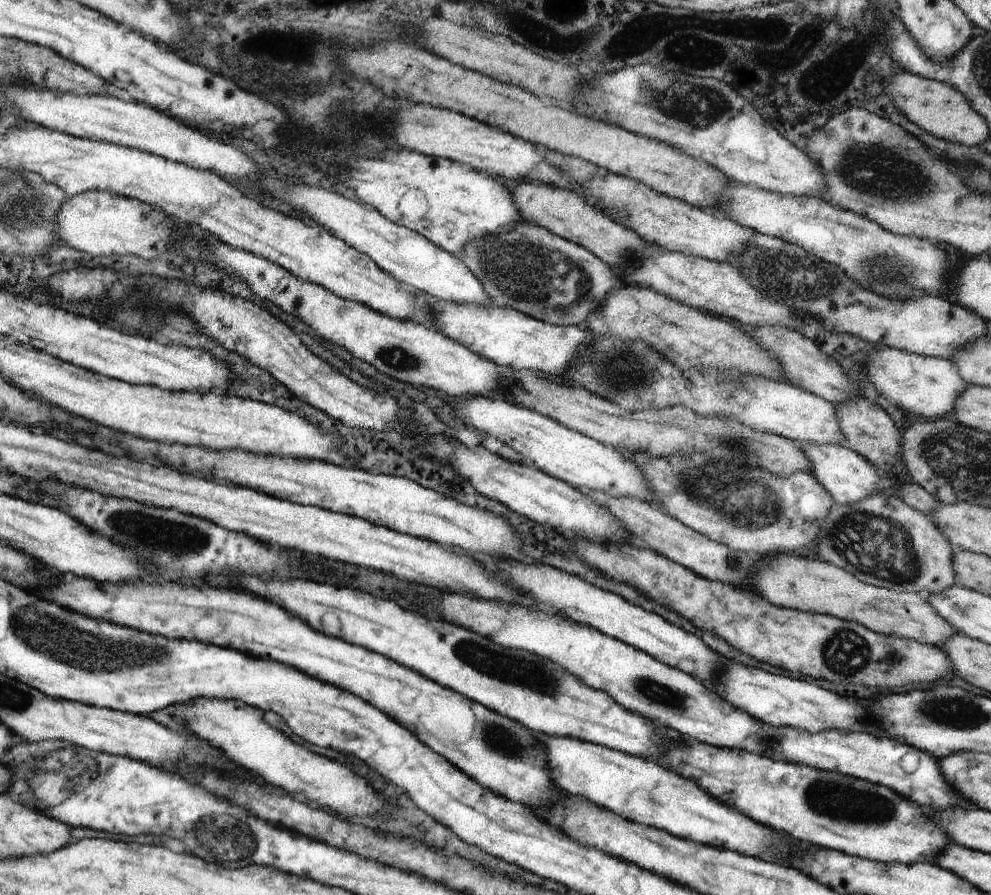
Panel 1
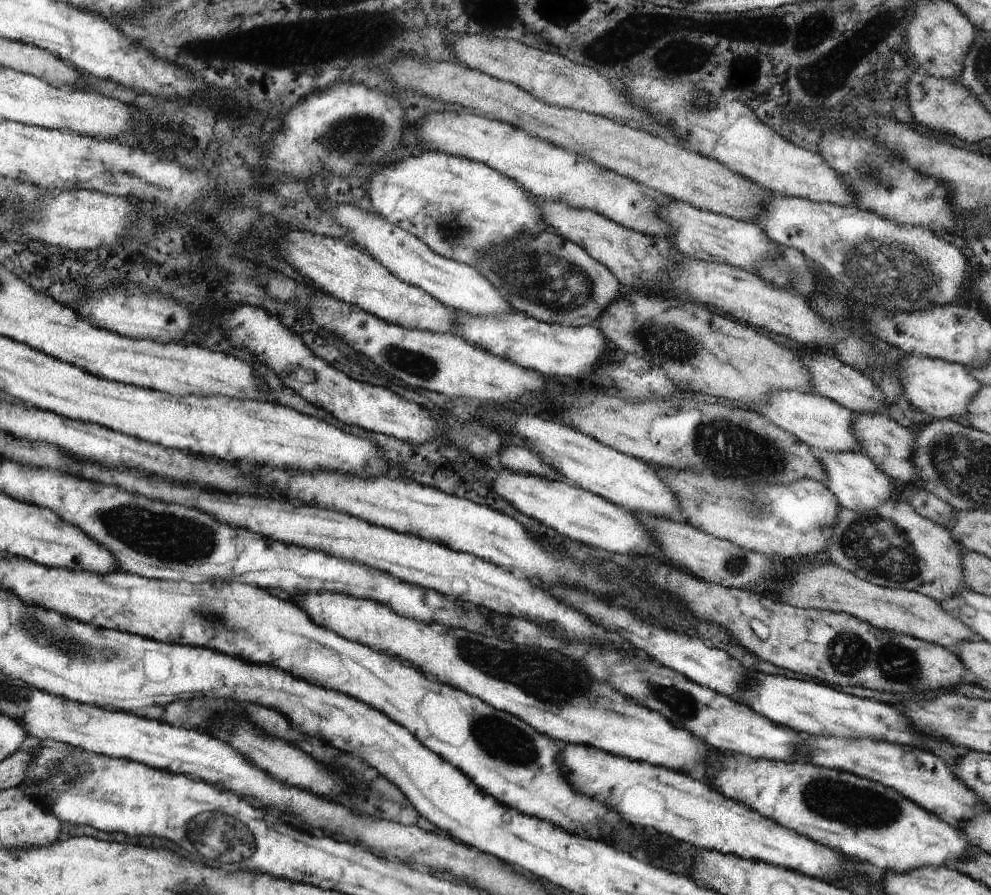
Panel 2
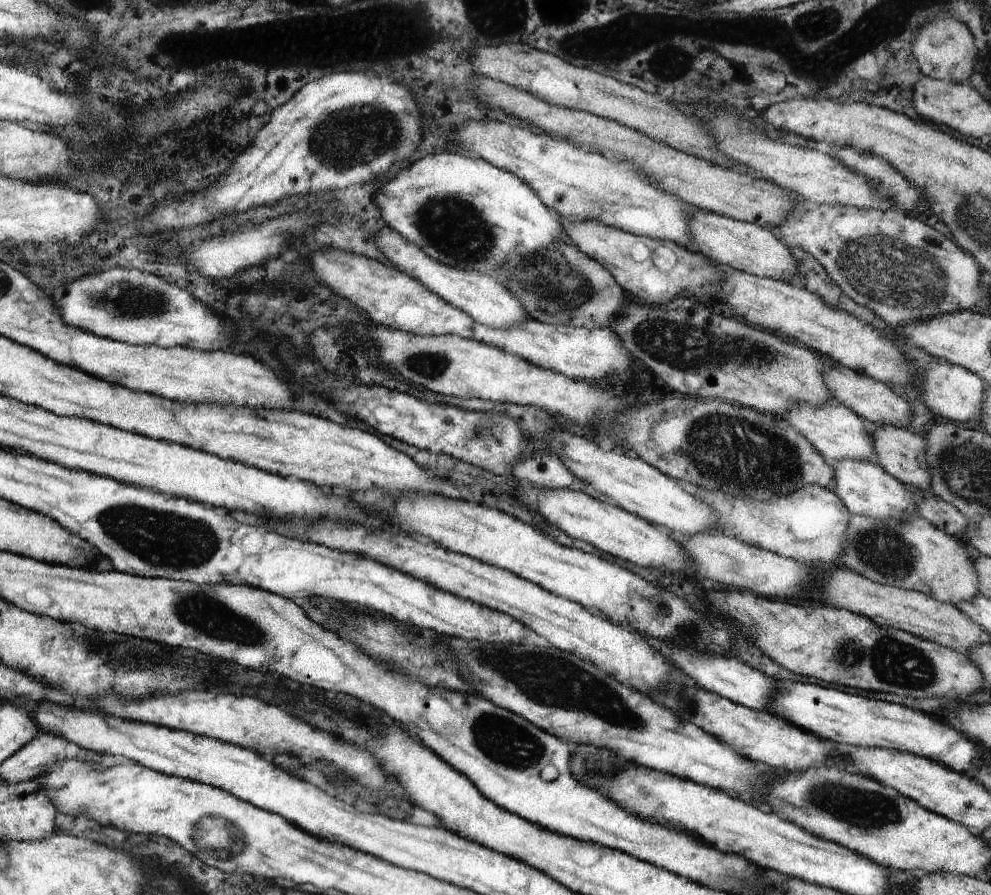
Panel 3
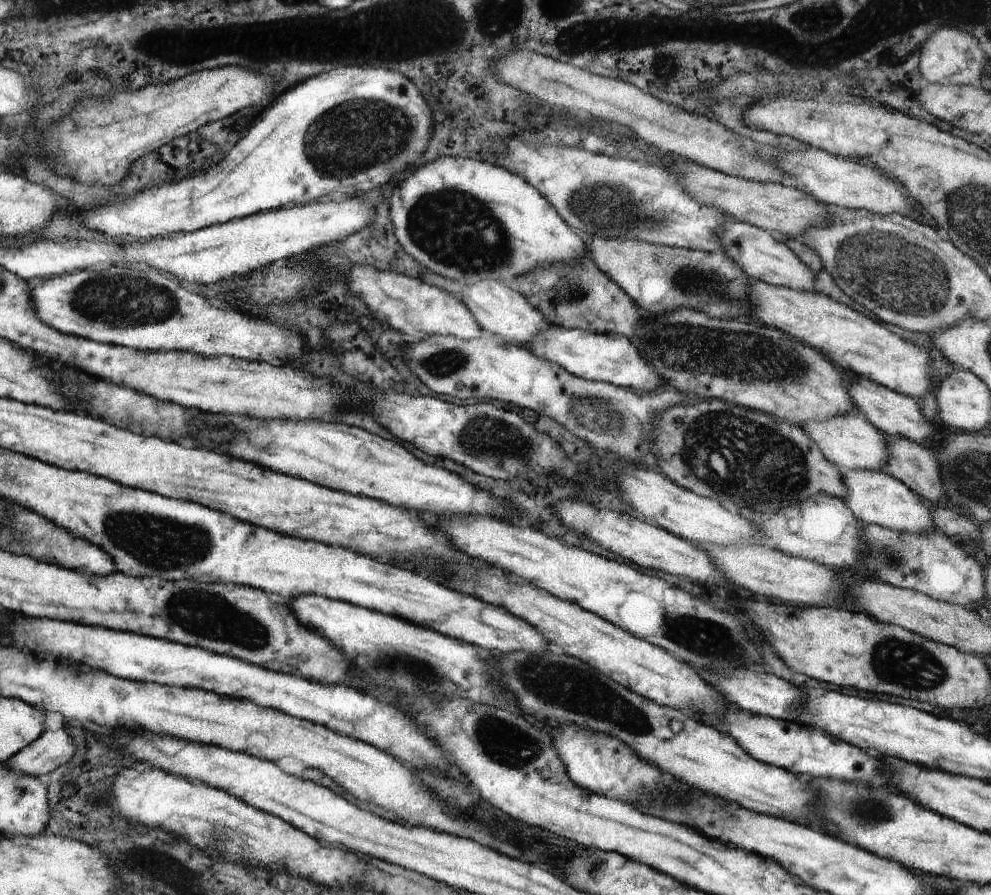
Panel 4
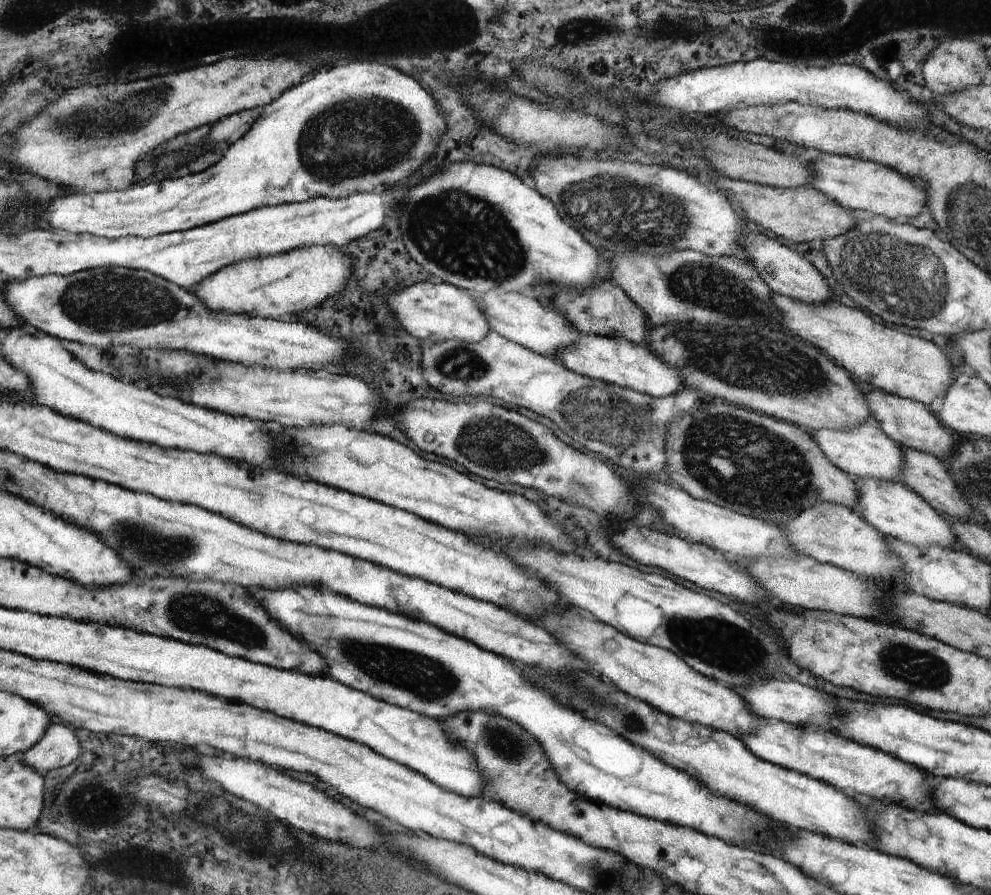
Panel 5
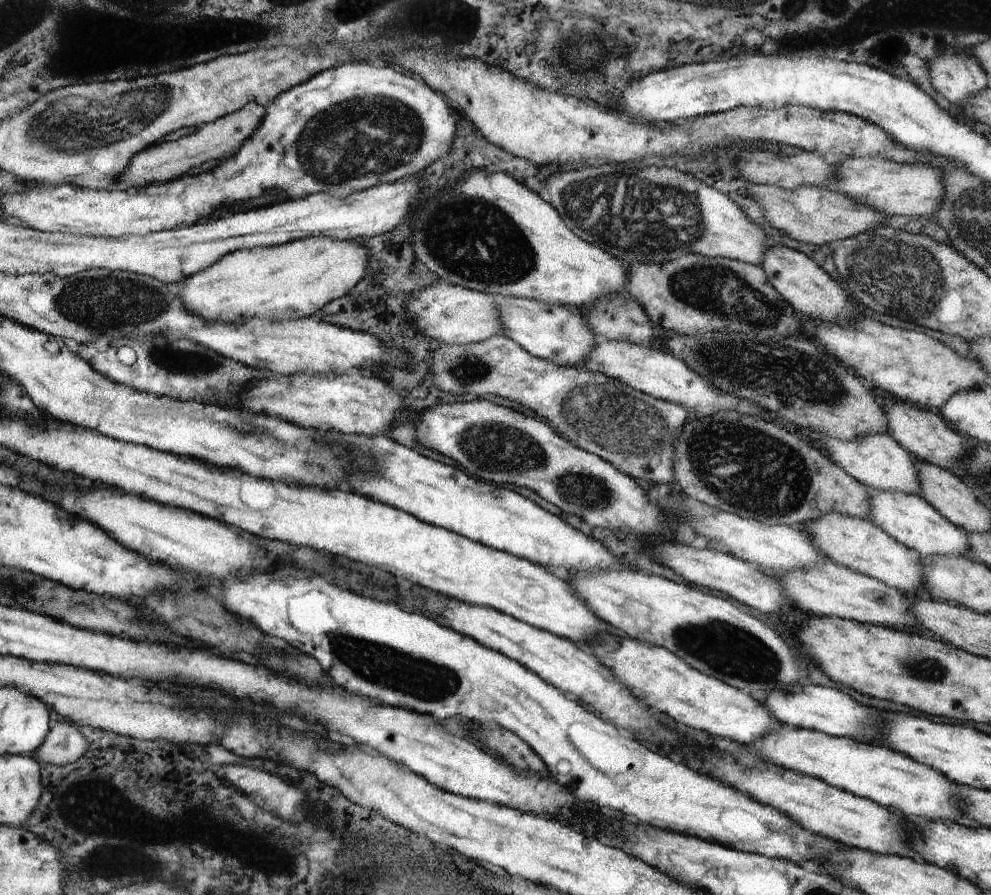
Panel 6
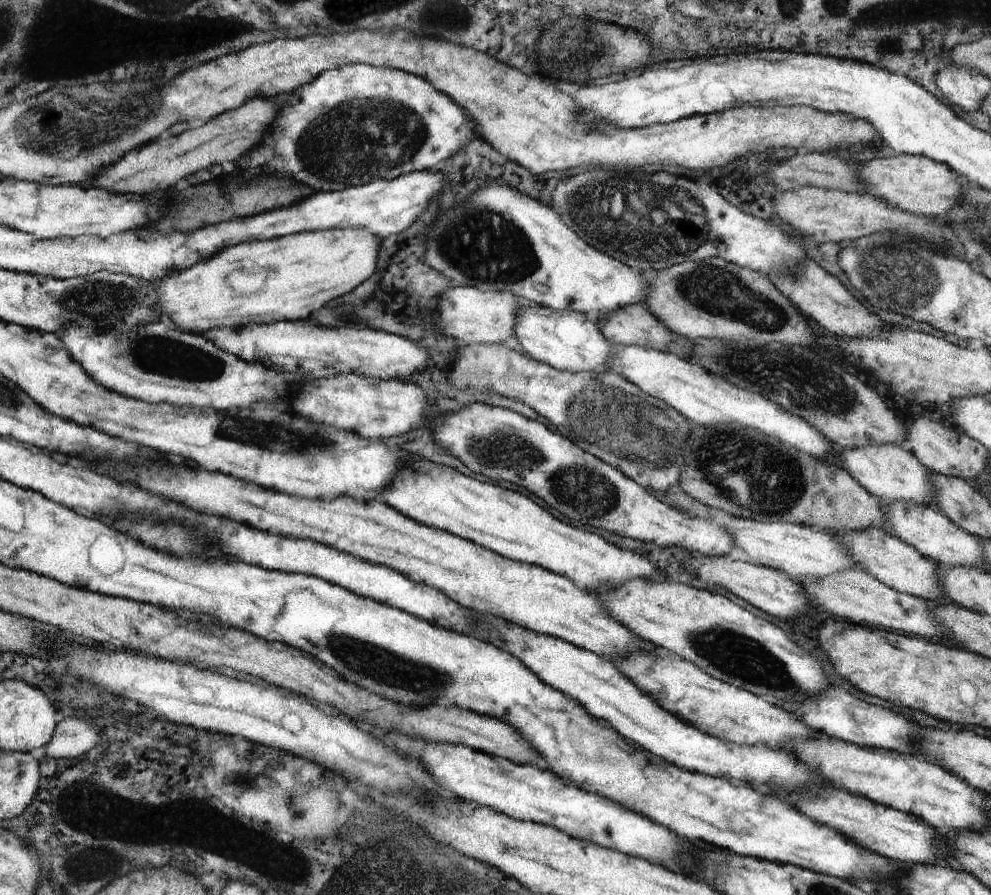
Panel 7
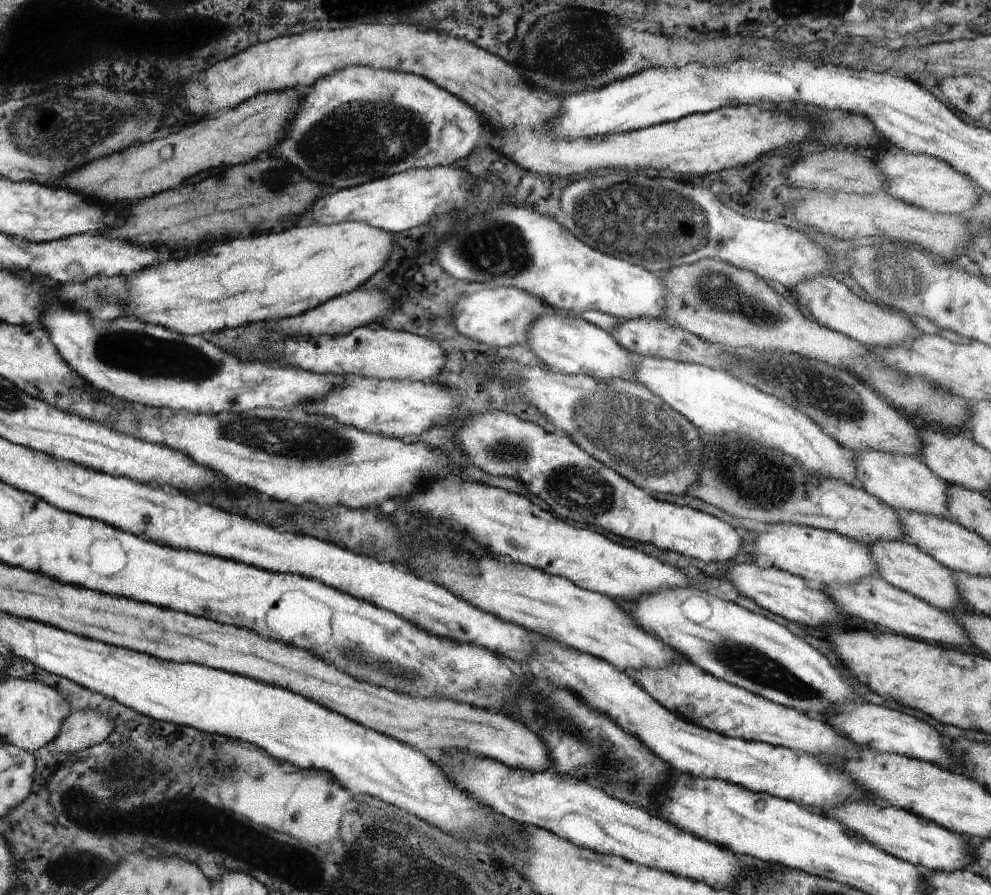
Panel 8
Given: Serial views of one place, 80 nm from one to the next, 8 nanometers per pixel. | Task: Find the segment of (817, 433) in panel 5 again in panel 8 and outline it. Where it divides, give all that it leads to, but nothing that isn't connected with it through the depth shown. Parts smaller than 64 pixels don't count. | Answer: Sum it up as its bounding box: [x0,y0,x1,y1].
[855,450,950,517]

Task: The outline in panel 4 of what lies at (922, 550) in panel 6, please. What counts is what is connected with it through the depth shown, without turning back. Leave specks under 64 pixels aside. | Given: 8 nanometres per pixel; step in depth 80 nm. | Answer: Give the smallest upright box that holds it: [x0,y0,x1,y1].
[841,469,934,535]

